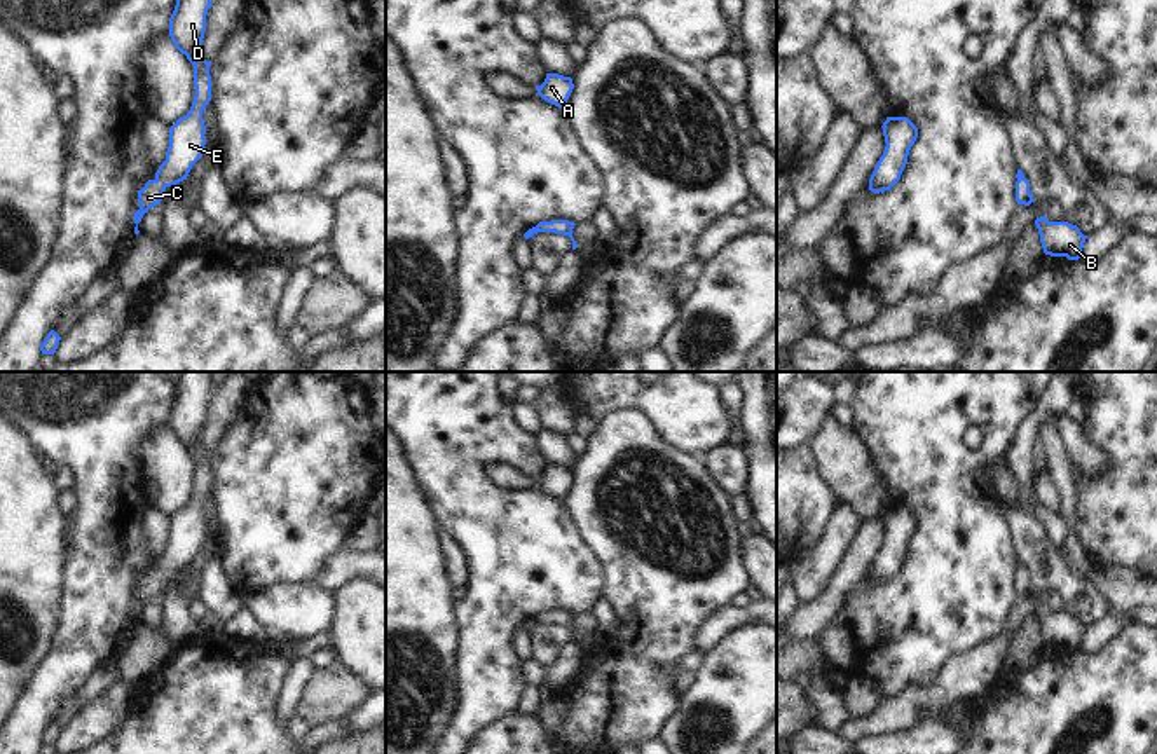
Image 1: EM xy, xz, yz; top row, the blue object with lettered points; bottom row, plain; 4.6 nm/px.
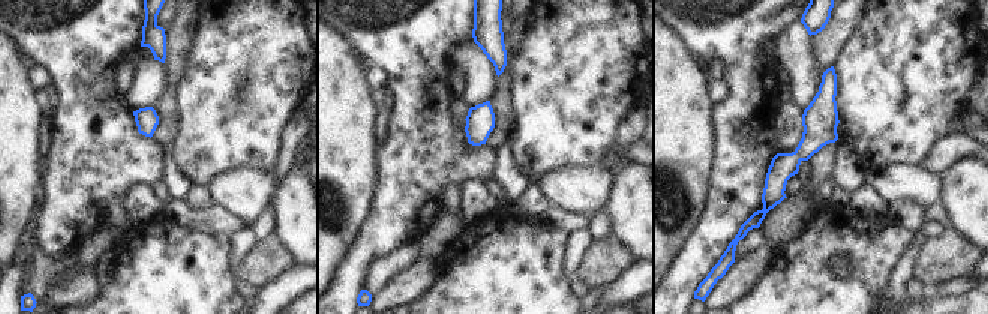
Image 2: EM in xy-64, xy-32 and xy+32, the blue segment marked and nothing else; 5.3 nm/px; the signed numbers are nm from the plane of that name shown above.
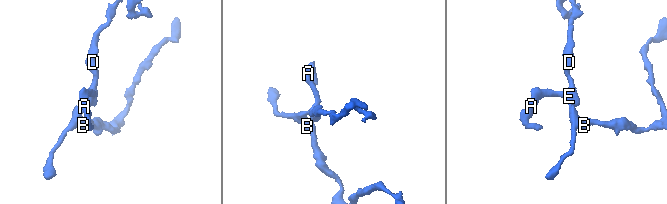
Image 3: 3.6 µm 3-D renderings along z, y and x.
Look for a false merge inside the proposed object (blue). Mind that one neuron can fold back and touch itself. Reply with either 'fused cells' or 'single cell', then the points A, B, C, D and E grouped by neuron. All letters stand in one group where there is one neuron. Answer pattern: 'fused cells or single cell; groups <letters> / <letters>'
single cell; groups A B C D E

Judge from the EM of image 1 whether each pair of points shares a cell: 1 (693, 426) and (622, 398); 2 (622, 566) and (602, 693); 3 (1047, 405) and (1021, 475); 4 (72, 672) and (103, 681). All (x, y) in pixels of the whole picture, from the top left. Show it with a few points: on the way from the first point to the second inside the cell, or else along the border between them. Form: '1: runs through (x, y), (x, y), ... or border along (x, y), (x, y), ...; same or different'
1: runs through (676, 409), (670, 404), (639, 398); same
2: runs through (630, 597), (630, 662); same
3: runs through (1035, 423), (1026, 433), (1021, 458); same
4: border along (114, 660), (96, 667), (75, 697); different

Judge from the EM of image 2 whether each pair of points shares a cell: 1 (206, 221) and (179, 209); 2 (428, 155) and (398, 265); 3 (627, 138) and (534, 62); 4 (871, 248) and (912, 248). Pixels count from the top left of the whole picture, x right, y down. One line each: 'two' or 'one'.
1: one
2: two
3: two
4: two

